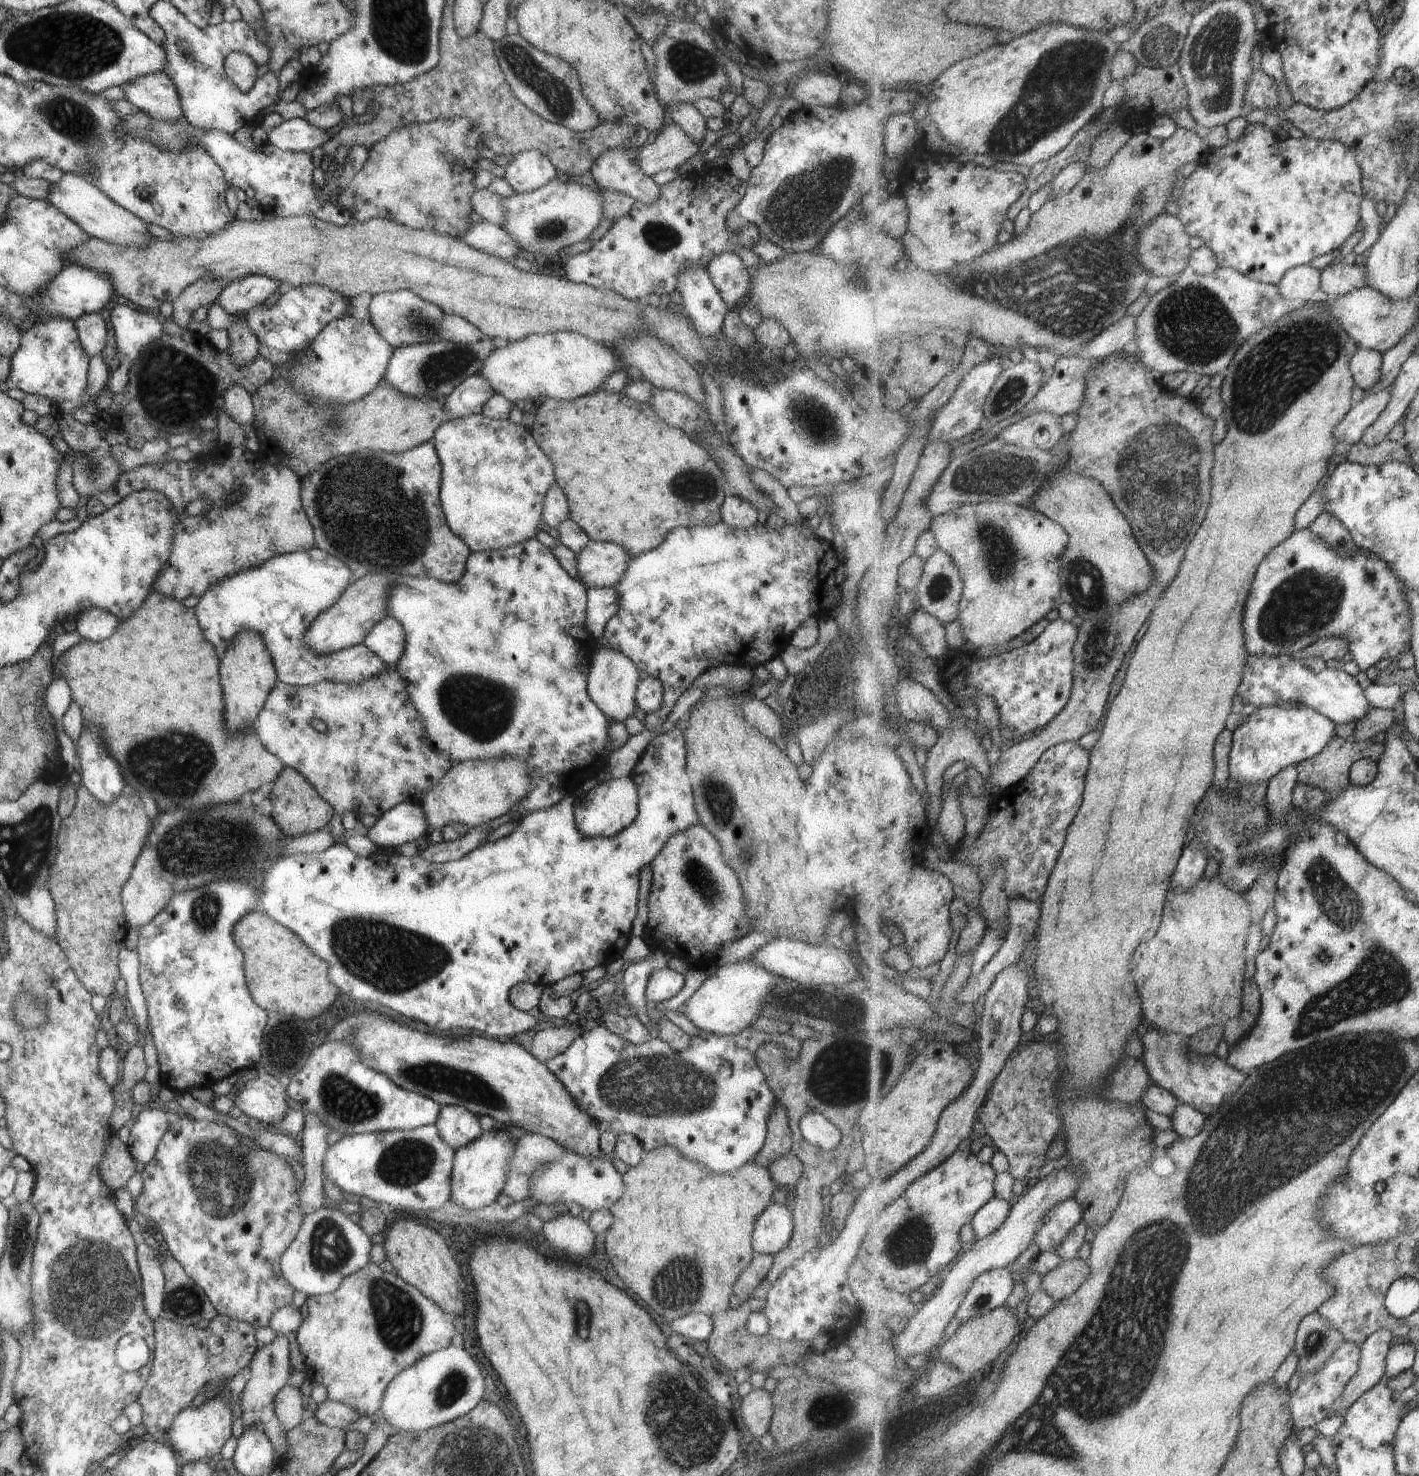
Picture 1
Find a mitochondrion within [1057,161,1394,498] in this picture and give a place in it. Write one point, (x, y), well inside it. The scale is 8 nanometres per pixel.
(1270, 376)

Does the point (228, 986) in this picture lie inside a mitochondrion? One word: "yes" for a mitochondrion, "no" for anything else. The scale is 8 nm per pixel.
no

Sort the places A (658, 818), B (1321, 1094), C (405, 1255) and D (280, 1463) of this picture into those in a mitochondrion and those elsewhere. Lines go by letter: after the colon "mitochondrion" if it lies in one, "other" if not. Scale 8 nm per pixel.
A: other
B: mitochondrion
C: other
D: other

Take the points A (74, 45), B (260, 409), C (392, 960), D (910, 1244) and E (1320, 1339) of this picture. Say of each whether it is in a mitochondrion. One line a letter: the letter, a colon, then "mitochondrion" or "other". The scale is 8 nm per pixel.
A: mitochondrion
B: other
C: mitochondrion
D: mitochondrion
E: mitochondrion

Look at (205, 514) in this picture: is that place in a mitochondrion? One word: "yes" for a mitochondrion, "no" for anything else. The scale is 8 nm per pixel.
no

